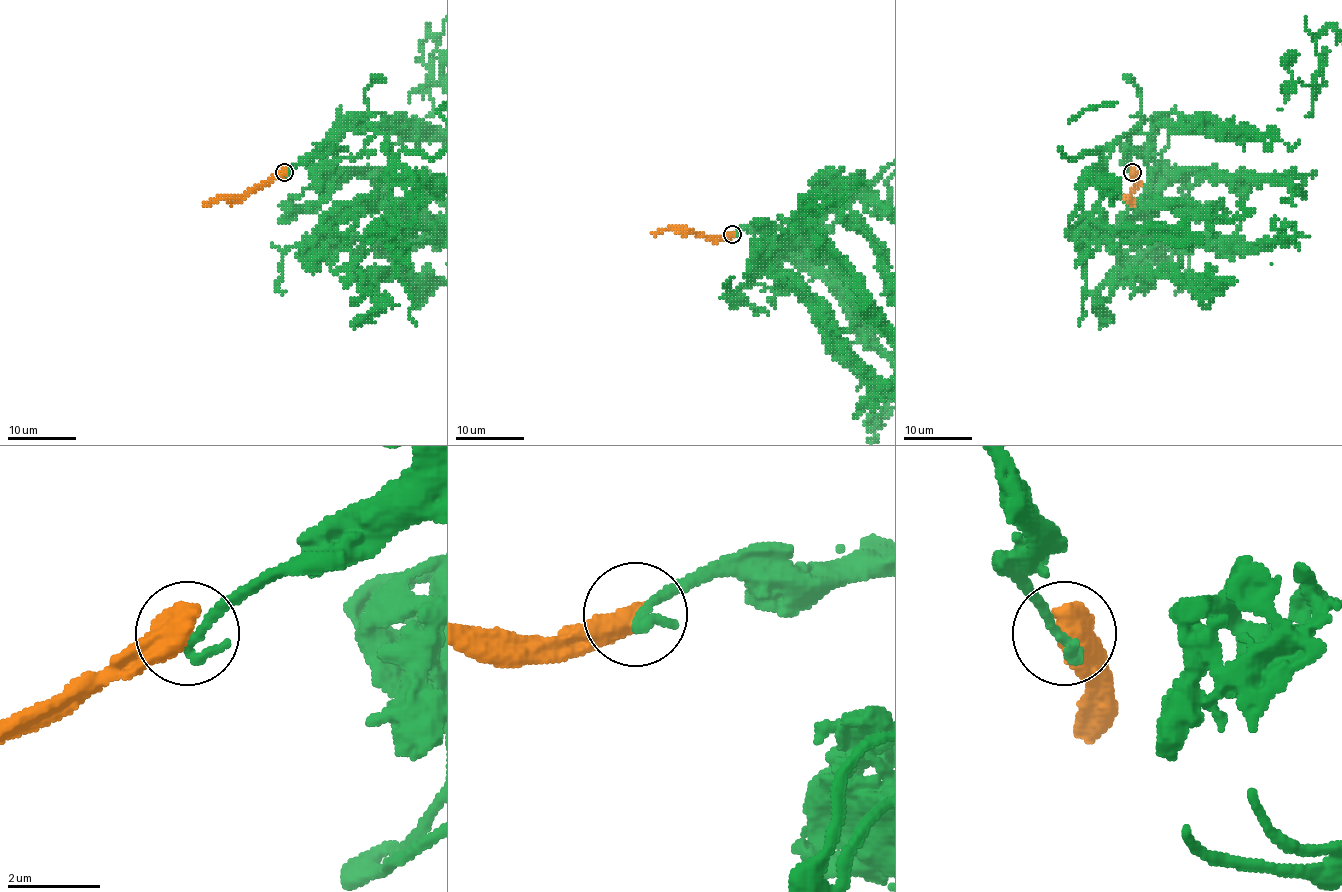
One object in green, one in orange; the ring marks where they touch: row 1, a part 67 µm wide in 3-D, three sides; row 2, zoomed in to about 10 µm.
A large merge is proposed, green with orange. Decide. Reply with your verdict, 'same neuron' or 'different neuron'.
different neuron

